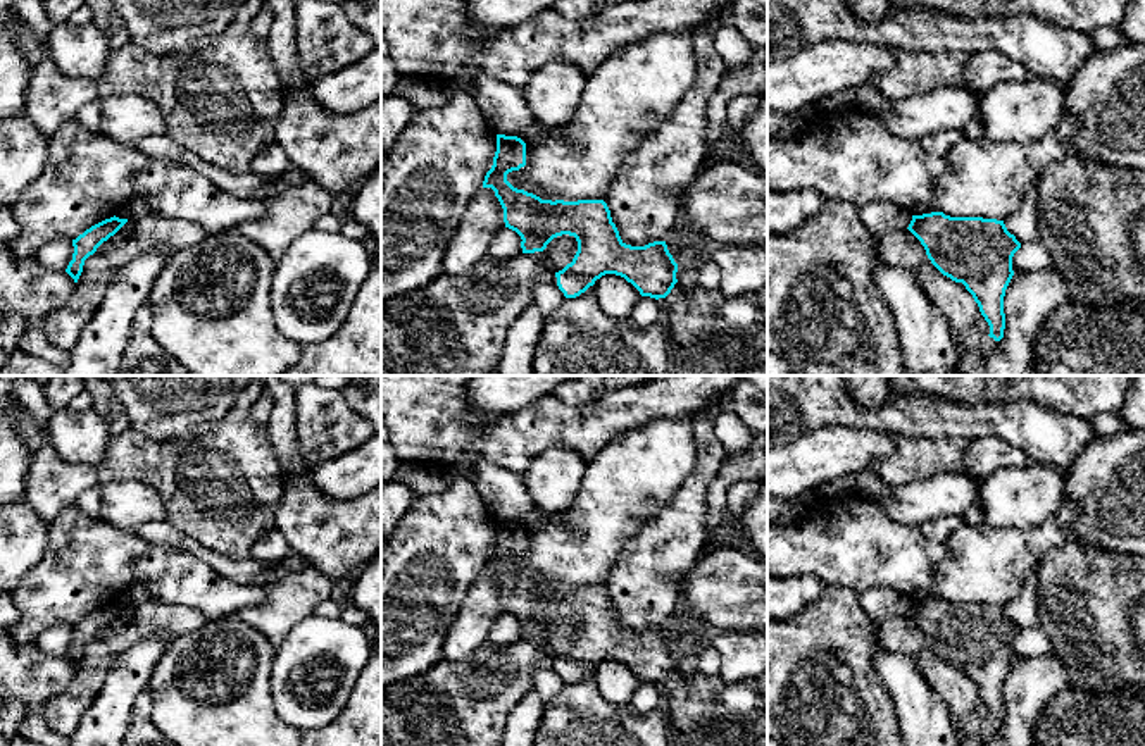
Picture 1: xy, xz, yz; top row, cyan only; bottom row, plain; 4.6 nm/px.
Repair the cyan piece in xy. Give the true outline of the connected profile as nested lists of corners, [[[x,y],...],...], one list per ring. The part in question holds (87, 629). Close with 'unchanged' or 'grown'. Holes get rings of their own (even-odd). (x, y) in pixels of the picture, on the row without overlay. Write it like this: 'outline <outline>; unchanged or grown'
outline [[[114,601],[91,612],[76,625],[72,625],[74,639],[66,658],[74,665],[74,668],[78,668],[83,658],[84,646],[93,641],[97,634],[110,622],[114,622],[126,608],[128,605],[119,605]]]; unchanged

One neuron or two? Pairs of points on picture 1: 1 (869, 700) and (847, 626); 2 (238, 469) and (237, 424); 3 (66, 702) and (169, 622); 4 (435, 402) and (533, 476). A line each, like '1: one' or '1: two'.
1: one
2: one
3: one
4: two

